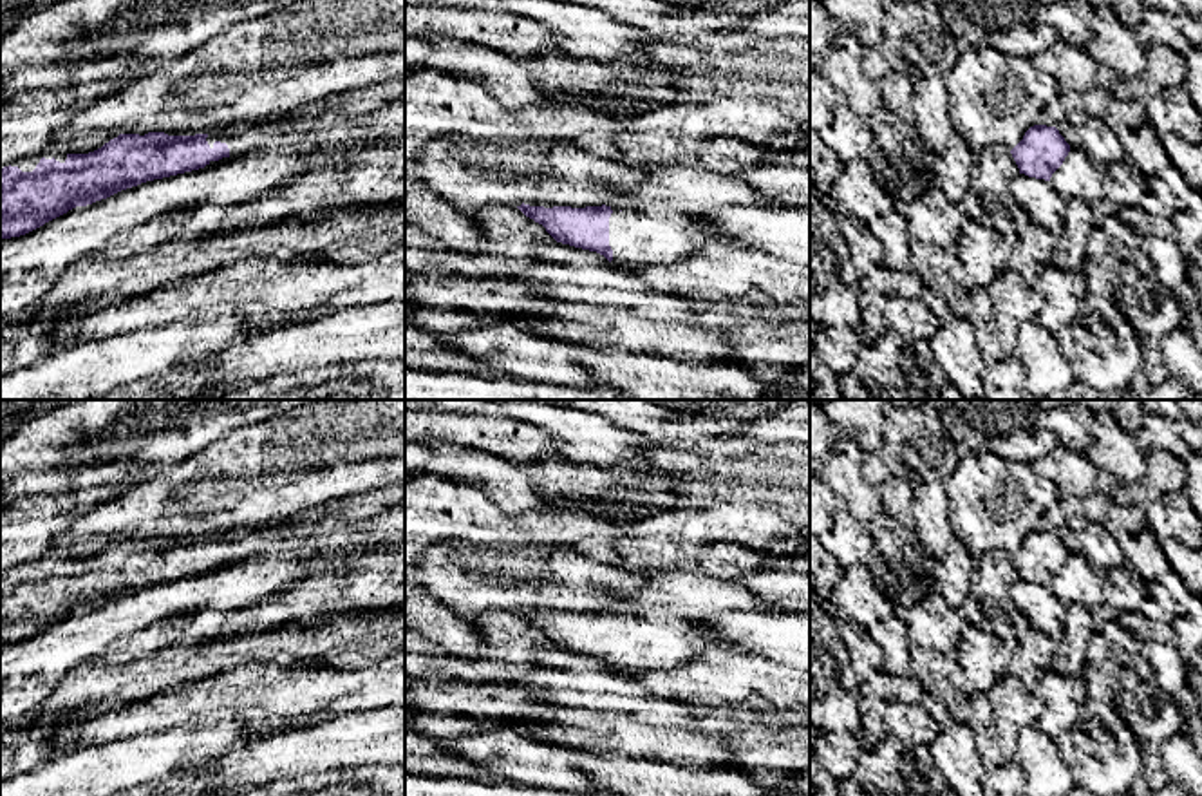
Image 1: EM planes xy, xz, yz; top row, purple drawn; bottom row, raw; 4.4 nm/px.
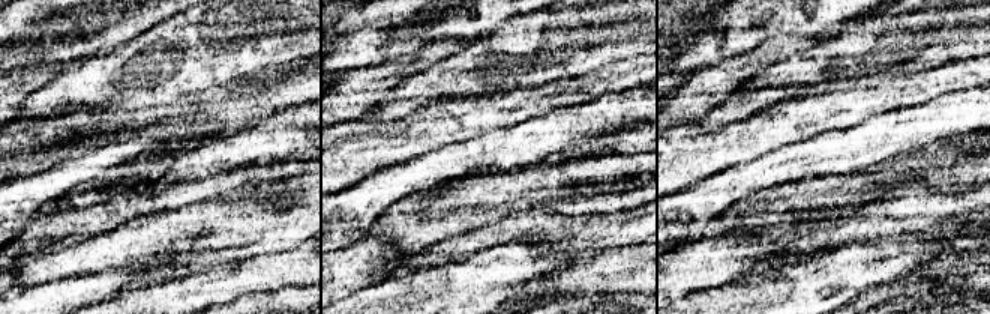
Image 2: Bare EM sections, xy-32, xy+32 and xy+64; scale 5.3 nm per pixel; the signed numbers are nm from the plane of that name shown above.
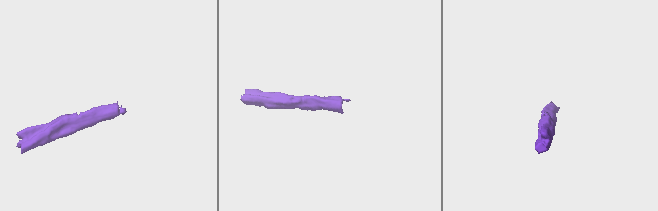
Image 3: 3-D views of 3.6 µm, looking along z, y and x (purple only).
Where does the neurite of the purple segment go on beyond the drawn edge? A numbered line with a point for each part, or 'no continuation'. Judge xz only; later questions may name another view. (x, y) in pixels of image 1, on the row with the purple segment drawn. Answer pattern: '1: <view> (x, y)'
1: xz (647, 232)

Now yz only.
no continuation

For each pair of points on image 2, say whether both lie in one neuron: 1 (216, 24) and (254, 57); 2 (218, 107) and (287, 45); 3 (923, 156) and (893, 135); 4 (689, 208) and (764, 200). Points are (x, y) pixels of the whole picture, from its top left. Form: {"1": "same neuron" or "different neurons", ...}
{"1": "same neuron", "2": "different neurons", "3": "different neurons", "4": "different neurons"}

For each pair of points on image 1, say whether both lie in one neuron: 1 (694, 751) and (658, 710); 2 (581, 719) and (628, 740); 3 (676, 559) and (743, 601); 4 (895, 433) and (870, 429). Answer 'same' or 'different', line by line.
1: different
2: same
3: different
4: different

